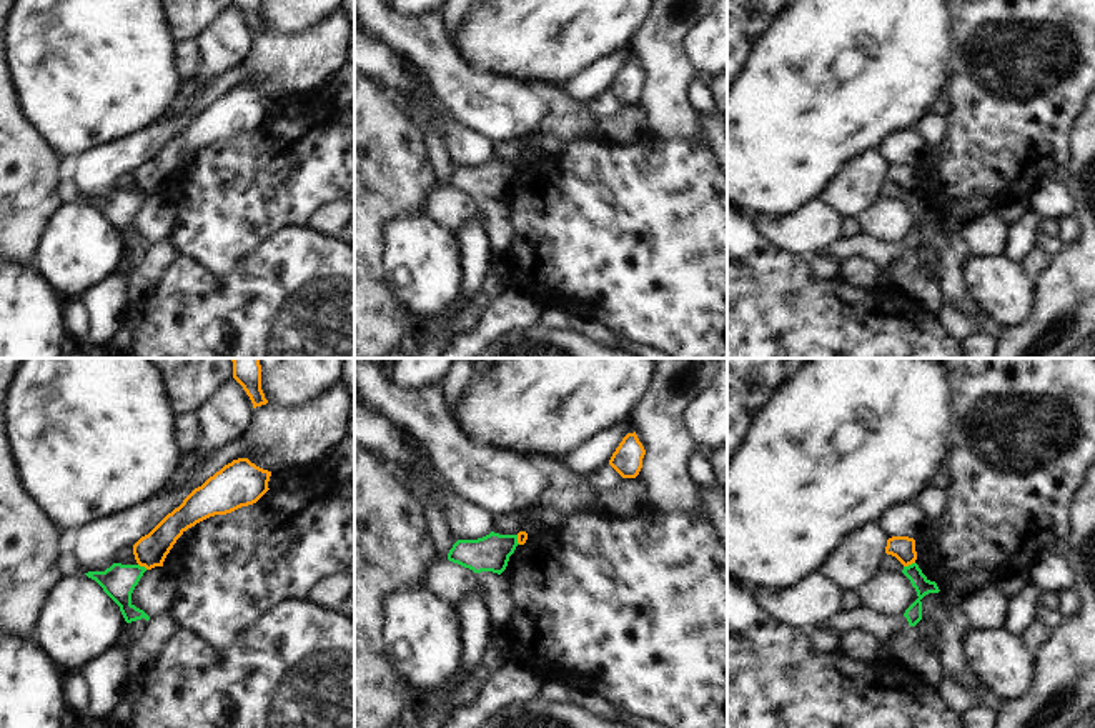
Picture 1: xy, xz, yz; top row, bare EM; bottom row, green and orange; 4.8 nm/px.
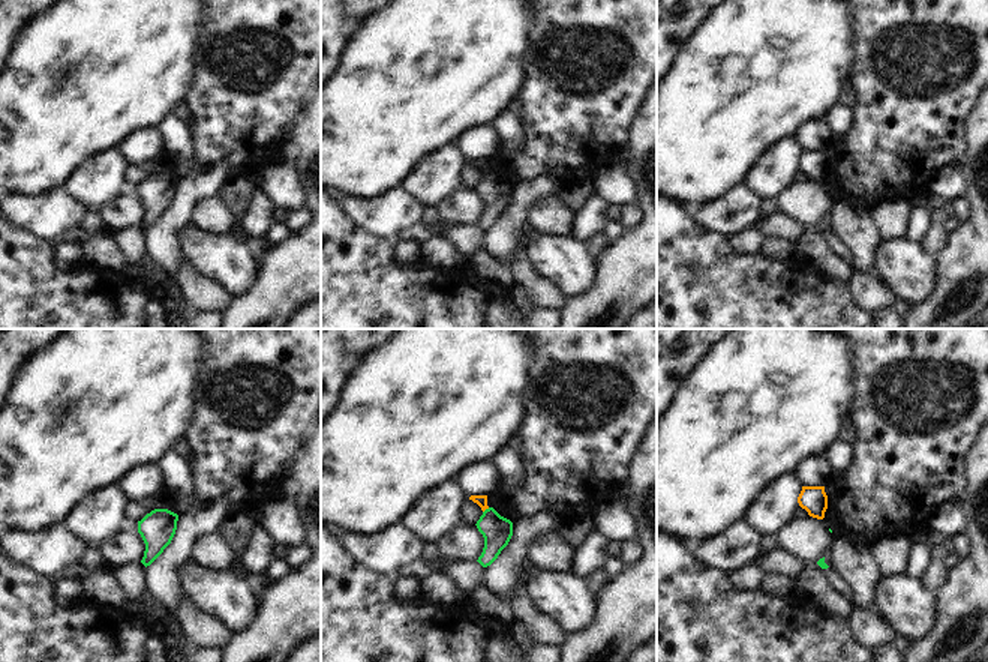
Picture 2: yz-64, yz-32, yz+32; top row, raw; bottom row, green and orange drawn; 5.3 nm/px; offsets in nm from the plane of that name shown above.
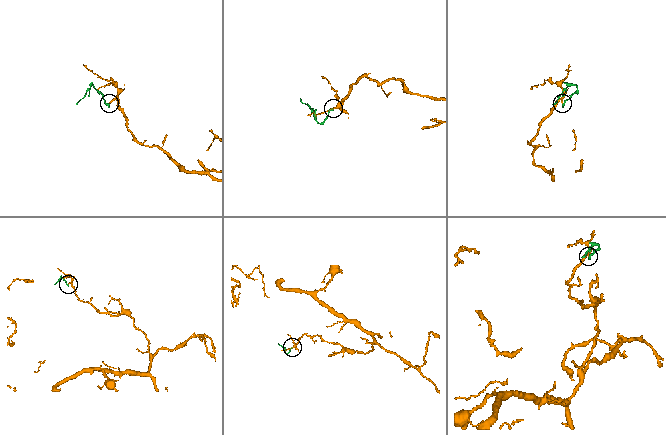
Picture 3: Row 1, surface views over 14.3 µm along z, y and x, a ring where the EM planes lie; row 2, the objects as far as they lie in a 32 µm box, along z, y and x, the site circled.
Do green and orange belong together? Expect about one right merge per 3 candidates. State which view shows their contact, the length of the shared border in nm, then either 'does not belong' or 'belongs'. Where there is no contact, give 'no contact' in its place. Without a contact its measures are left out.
contact in yz; length 60 nm; does not belong

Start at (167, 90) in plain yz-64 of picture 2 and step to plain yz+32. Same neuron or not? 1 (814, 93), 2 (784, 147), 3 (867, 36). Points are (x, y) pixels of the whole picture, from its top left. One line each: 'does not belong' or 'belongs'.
1: belongs
2: does not belong
3: does not belong

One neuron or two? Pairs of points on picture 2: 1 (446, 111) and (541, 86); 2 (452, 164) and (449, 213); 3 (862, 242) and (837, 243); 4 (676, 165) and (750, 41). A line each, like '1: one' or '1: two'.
1: two
2: two
3: two
4: one

